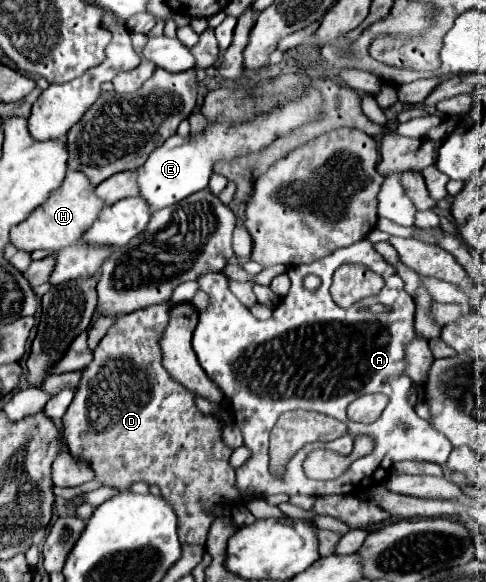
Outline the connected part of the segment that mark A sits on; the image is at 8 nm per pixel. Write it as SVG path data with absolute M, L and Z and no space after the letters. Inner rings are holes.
M364 238L308 266L290 268L288 276L292 280L290 292L280 300L272 318L266 322L254 318L252 312L228 290L228 280L224 274L204 274L196 280L198 290L208 296L208 306L200 314L192 346L206 376L222 390L224 398L232 406L230 414L234 424L242 430L244 446L252 452L252 456L240 468L236 468L236 488L240 488L248 500L268 498L272 494L352 494L356 490L368 490L380 484L388 476L390 468L400 460L424 460L436 462L440 466L446 464L452 444L448 444L444 436L440 436L426 420L422 420L406 400L412 380L404 372L404 346L414 336L416 306L412 296L406 294L404 282L396 268L374 250L370 240ZM342 264L358 264L376 272L384 278L382 290L376 296L358 300L350 308L340 308L330 296L330 284L332 274ZM310 274L320 278L316 292L304 288L304 278ZM372 304L384 304L390 310L380 314L360 310L362 306ZM374 392L386 394L390 398L382 416L372 424L348 420L348 404L362 394ZM298 408L316 410L338 418L348 426L348 434L332 442L310 442L302 446L288 460L284 474L274 476L268 462L270 430L282 412ZM360 434L374 440L374 450L368 456L352 462L344 476L330 482L306 478L302 462L308 452L316 448L328 448L340 454L350 454L352 440Z

